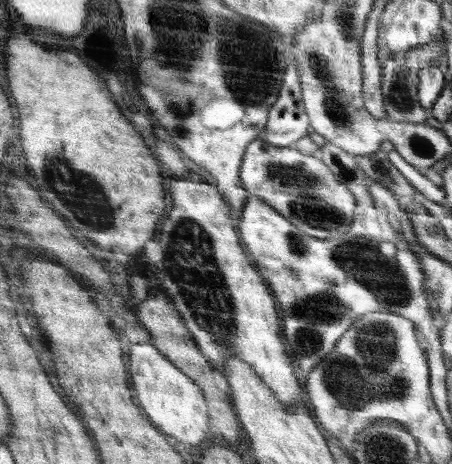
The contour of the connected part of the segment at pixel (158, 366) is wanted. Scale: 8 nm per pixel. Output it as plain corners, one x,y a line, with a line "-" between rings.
150,343
130,346
127,356
132,371
132,388
136,390
140,406
148,410
148,418
152,418
152,422
156,422
160,430
180,442
188,442
194,446
202,444
204,438
210,436
210,408
207,406
203,389

